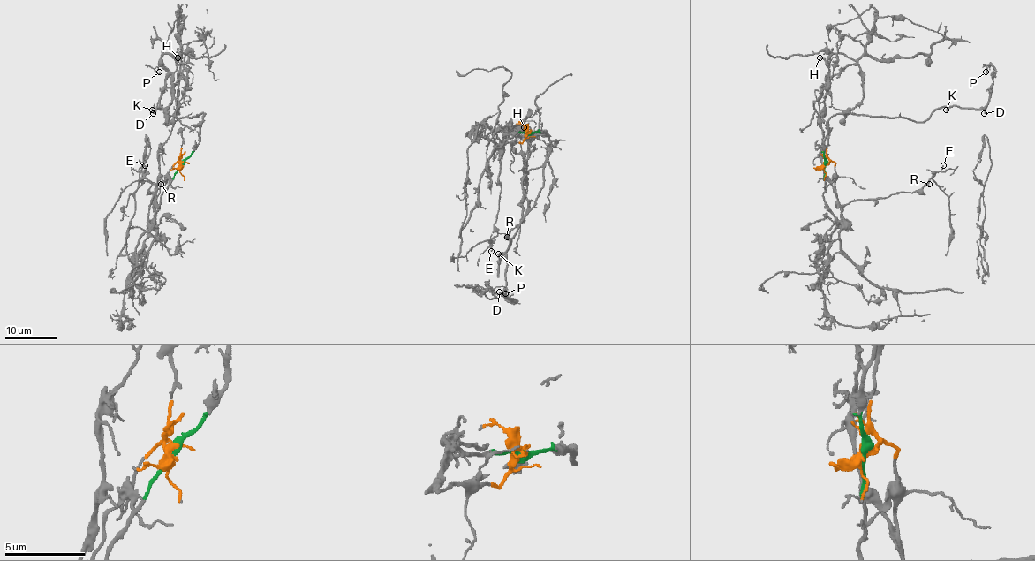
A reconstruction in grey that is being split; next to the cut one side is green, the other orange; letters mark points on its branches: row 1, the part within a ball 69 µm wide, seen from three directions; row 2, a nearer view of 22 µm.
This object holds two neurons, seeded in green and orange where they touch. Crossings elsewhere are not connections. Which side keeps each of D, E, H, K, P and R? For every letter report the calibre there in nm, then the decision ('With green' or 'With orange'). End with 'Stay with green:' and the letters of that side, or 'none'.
D: Thickness 140 nm. With green
E: Thickness 110 nm. With orange
H: Thickness 110 nm. With orange
K: Thickness 100 nm. With green
P: Thickness 90 nm. With green
R: Thickness 100 nm. With orange
Stay with green: D, K, P

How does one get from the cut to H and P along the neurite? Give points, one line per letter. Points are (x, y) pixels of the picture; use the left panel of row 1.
H: (181, 164), (176, 163), (158, 186), (159, 147), (170, 133), (176, 106), (173, 75), (177, 57)
P: (181, 164), (199, 141), (204, 116), (172, 122), (160, 105), (159, 109), (167, 72), (156, 66), (159, 72)

